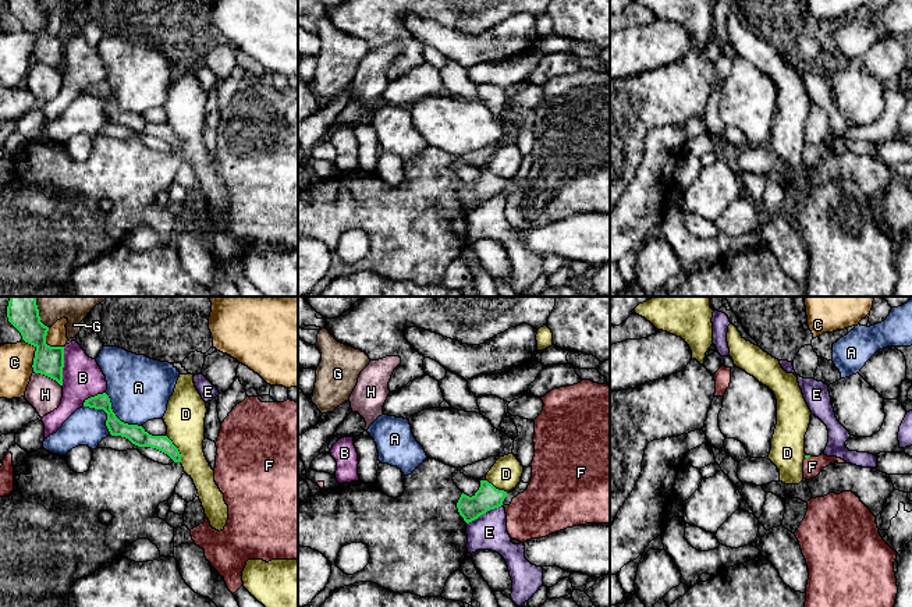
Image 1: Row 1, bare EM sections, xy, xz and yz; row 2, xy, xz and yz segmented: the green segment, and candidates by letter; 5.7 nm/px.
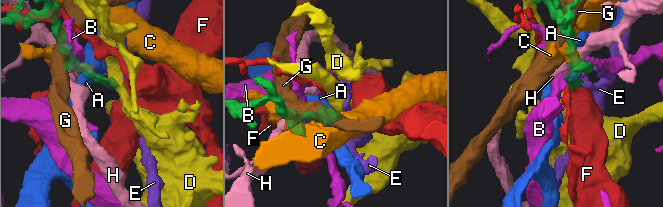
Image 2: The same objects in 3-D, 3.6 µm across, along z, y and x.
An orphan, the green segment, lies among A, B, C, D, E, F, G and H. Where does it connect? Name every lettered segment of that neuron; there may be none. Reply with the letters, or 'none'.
F

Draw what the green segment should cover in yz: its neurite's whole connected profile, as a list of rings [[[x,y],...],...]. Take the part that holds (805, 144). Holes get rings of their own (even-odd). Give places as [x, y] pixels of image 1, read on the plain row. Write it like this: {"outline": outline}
{"outline": [[[824,142],[819,143],[819,145],[810,145],[810,143],[805,143],[803,148],[803,167],[809,168],[816,166],[823,156],[828,155],[830,152],[847,152],[844,148],[837,146],[837,145],[827,145]]]}

